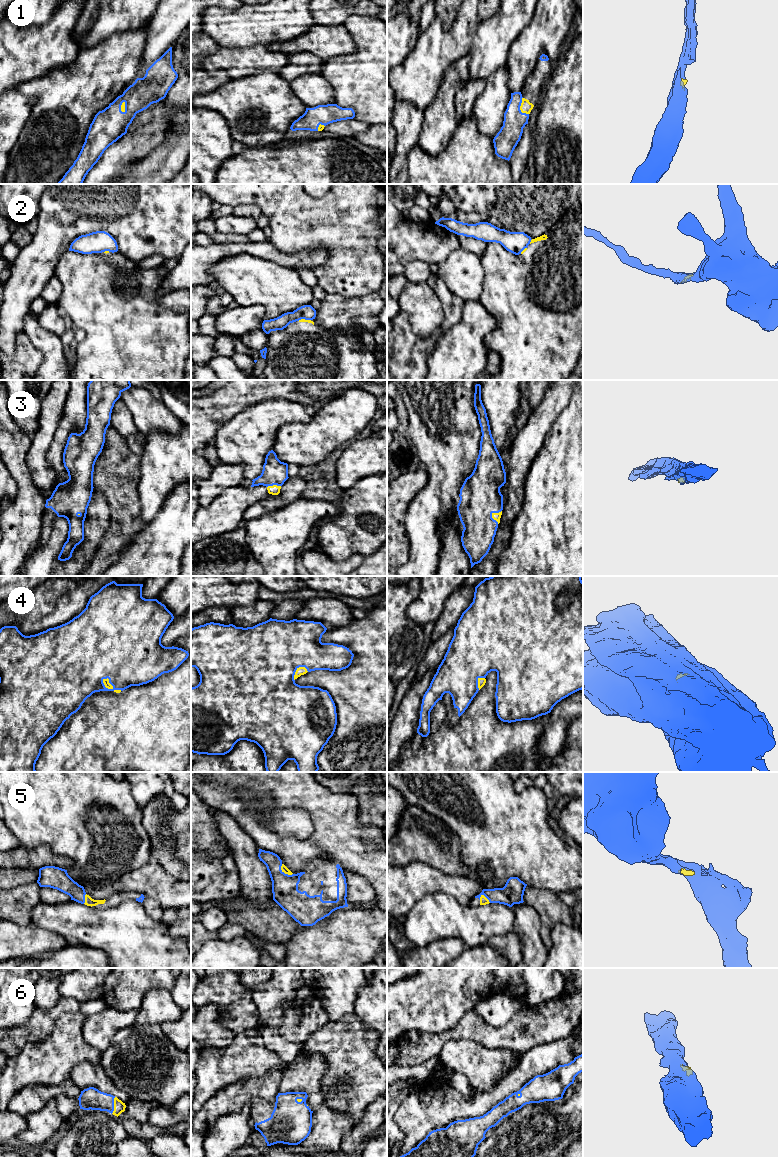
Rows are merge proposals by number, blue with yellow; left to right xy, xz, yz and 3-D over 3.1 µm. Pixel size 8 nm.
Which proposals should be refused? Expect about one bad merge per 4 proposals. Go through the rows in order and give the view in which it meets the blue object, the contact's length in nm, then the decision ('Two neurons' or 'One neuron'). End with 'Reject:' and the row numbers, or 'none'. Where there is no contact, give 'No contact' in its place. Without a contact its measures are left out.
1: Touches blue in yz. Shared border 150 nm. One neuron
2: Touches blue in yz. Shared border 50 nm. Two neurons
3: Touches blue in yz. Shared border 120 nm. One neuron
4: Touches blue in xy. Shared border 180 nm. One neuron
5: Touches blue in xz. Shared border 130 nm. One neuron
6: Touches blue in xy. Shared border 140 nm. One neuron
Reject: 2

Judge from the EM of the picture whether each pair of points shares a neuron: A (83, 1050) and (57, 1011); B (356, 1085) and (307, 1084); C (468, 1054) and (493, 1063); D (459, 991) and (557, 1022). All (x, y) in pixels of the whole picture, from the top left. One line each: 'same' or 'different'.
A: different
B: different
C: same
D: different

